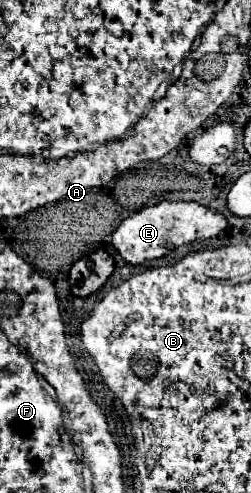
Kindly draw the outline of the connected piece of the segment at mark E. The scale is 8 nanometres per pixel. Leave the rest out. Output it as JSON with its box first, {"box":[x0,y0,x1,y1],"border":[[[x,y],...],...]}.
{"box":[113,201,227,265],"border":[[[161,201],[151,207],[143,207],[141,211],[127,217],[113,233],[113,247],[117,253],[131,265],[139,265],[147,259],[159,259],[175,247],[193,243],[197,239],[209,239],[219,235],[227,227],[227,219],[221,213],[215,213],[199,203],[185,201]]]}

